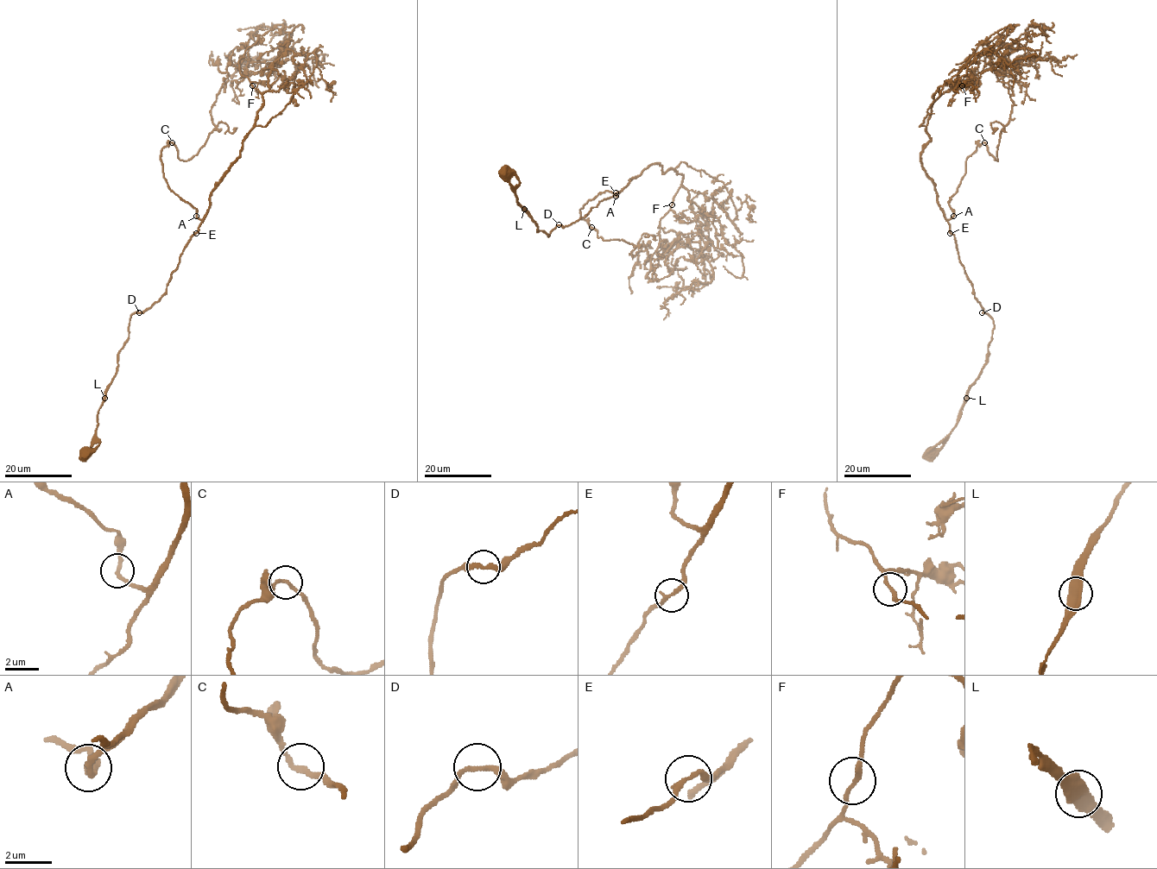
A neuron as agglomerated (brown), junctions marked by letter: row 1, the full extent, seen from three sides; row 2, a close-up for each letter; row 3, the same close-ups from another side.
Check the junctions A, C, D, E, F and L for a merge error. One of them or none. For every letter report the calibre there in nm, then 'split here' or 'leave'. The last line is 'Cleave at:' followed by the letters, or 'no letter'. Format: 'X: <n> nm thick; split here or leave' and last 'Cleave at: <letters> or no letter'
A: 200 nm thick; leave
C: 190 nm thick; leave
D: 220 nm thick; leave
E: 190 nm thick; leave
F: 160 nm thick; leave
L: 340 nm thick; leave
Cleave at: no letter

